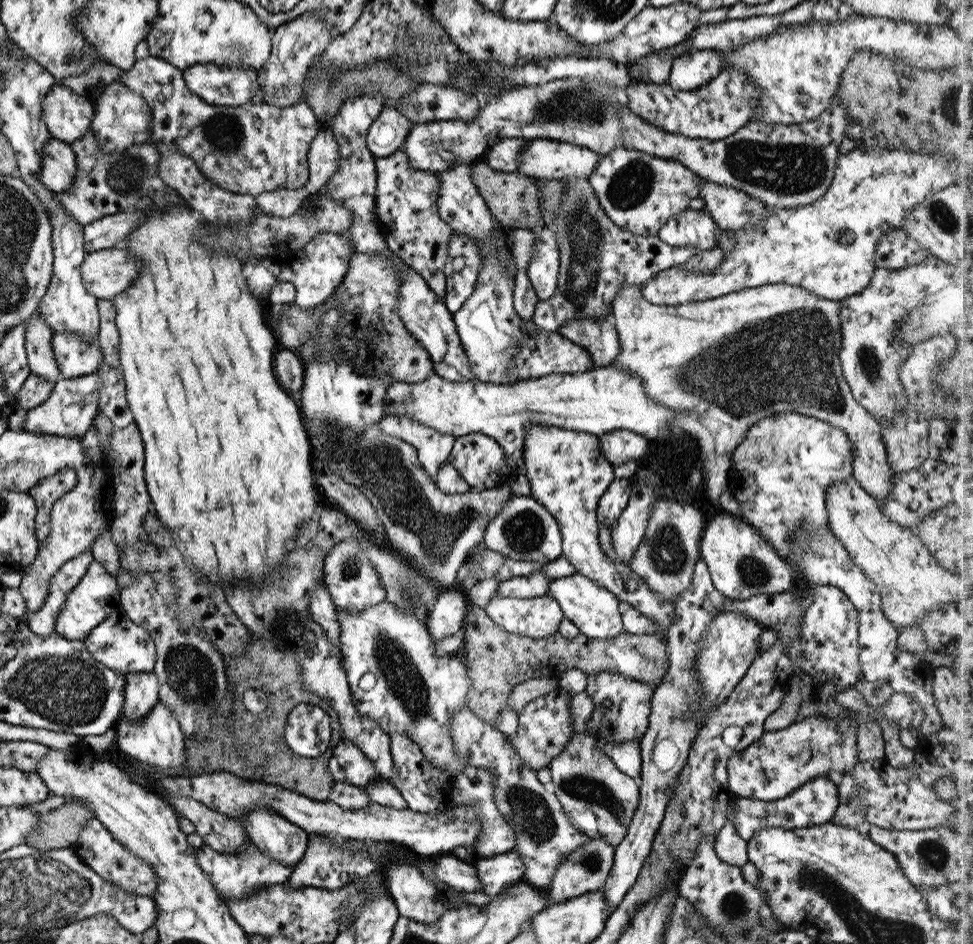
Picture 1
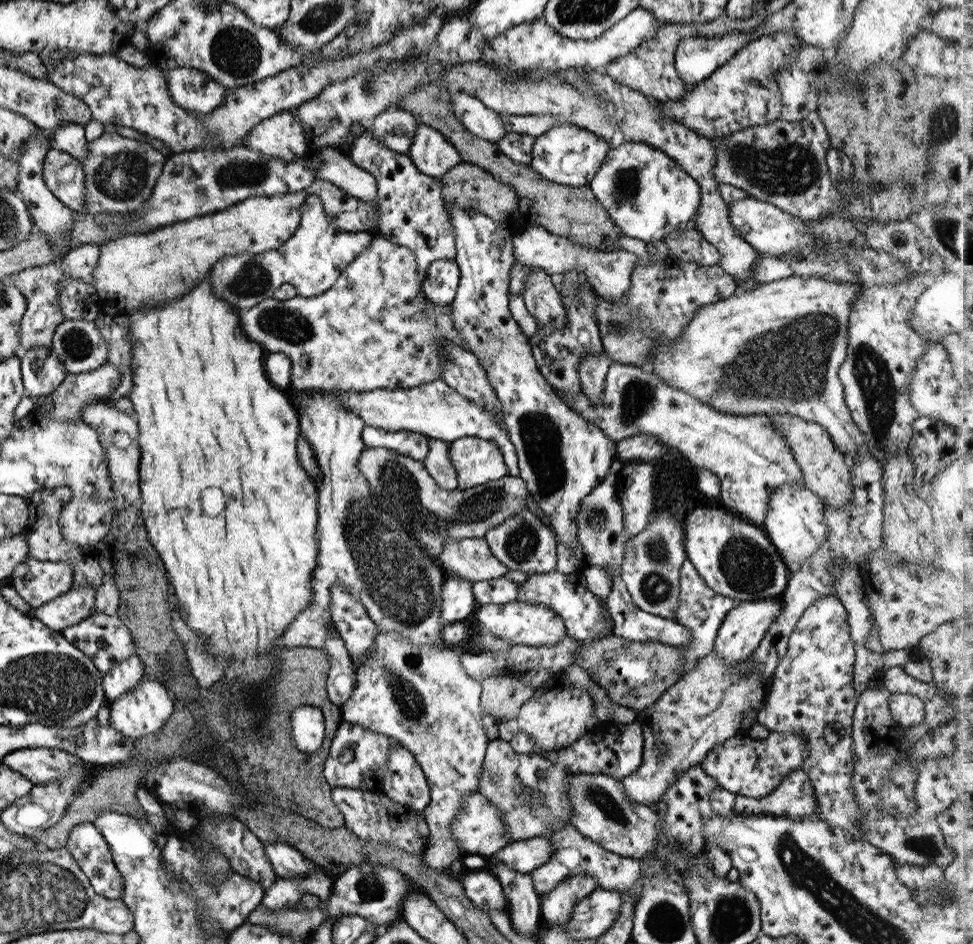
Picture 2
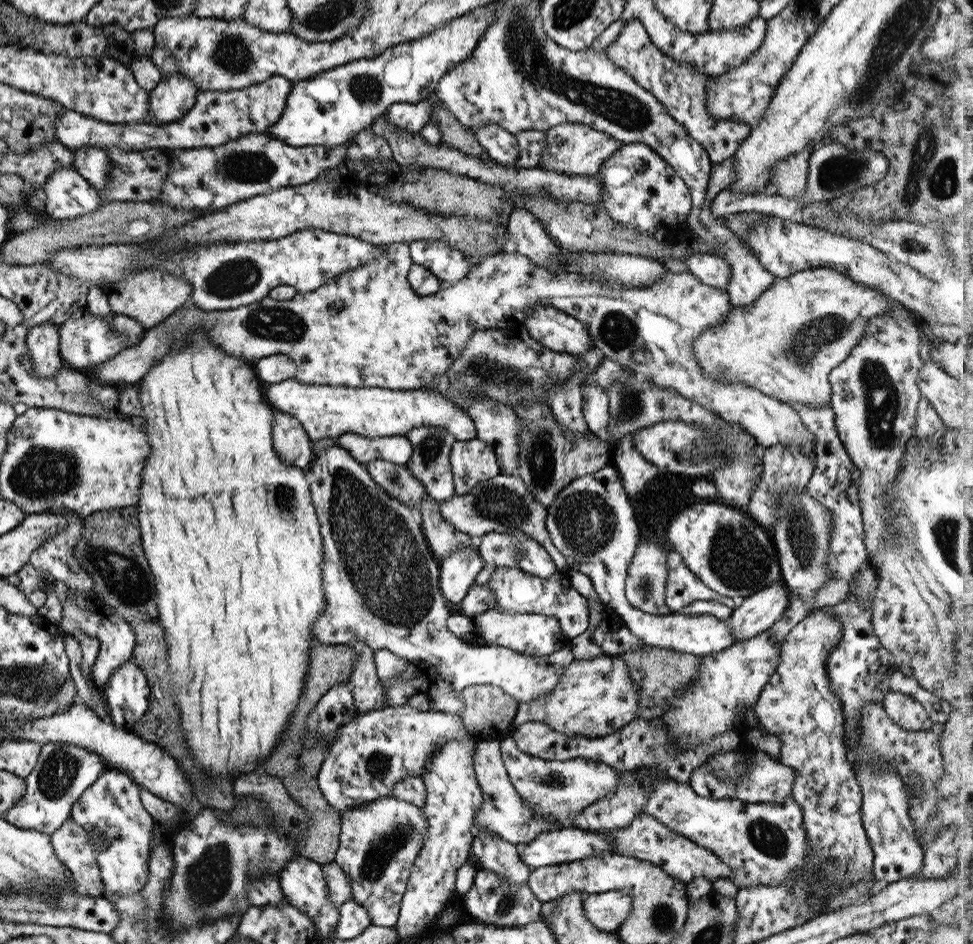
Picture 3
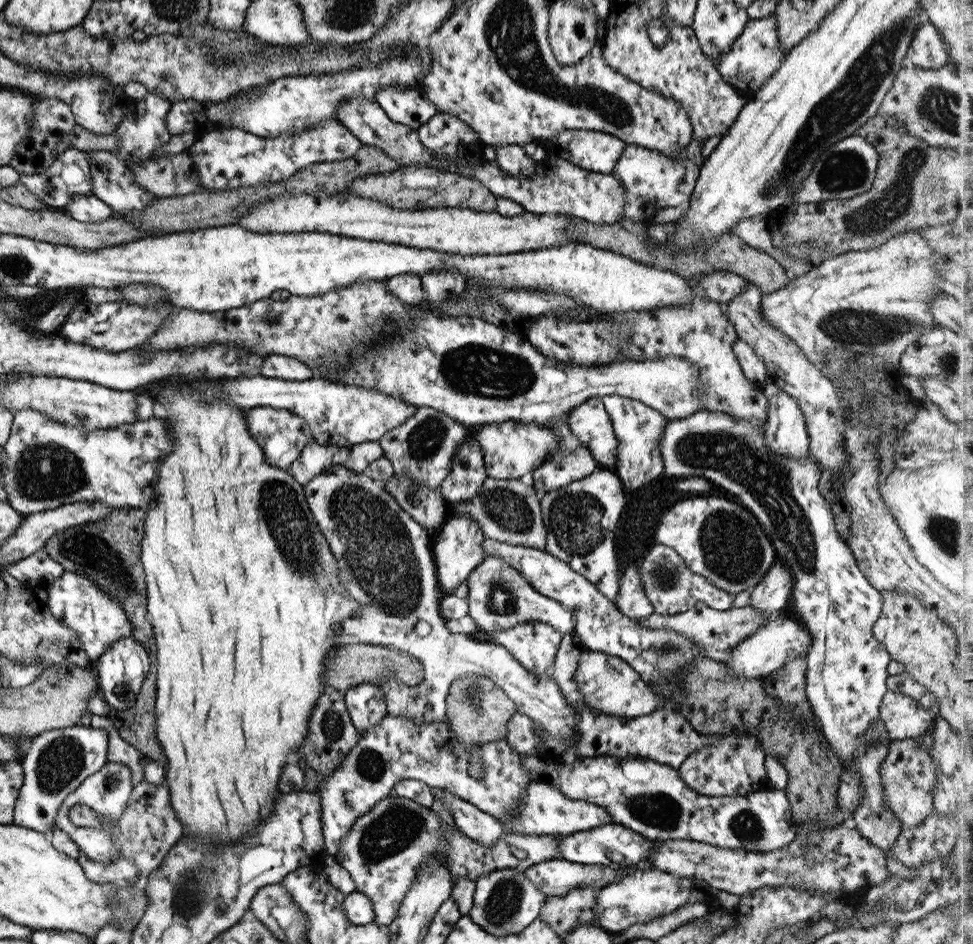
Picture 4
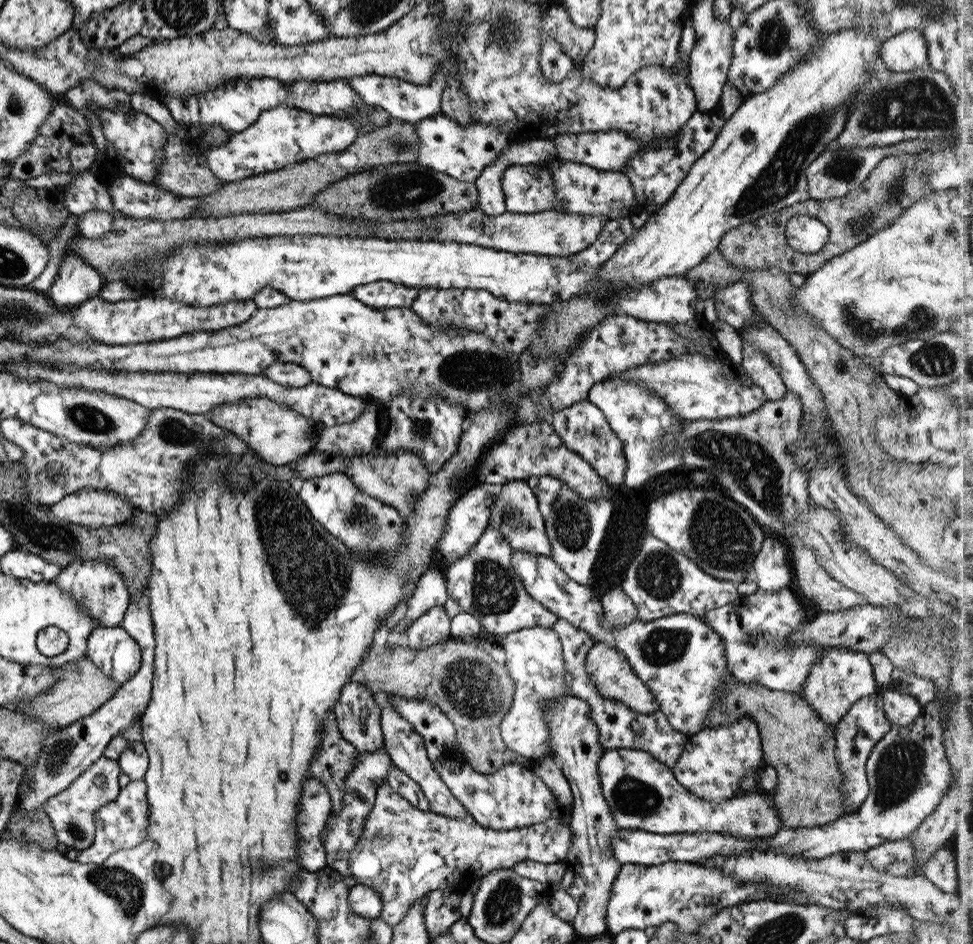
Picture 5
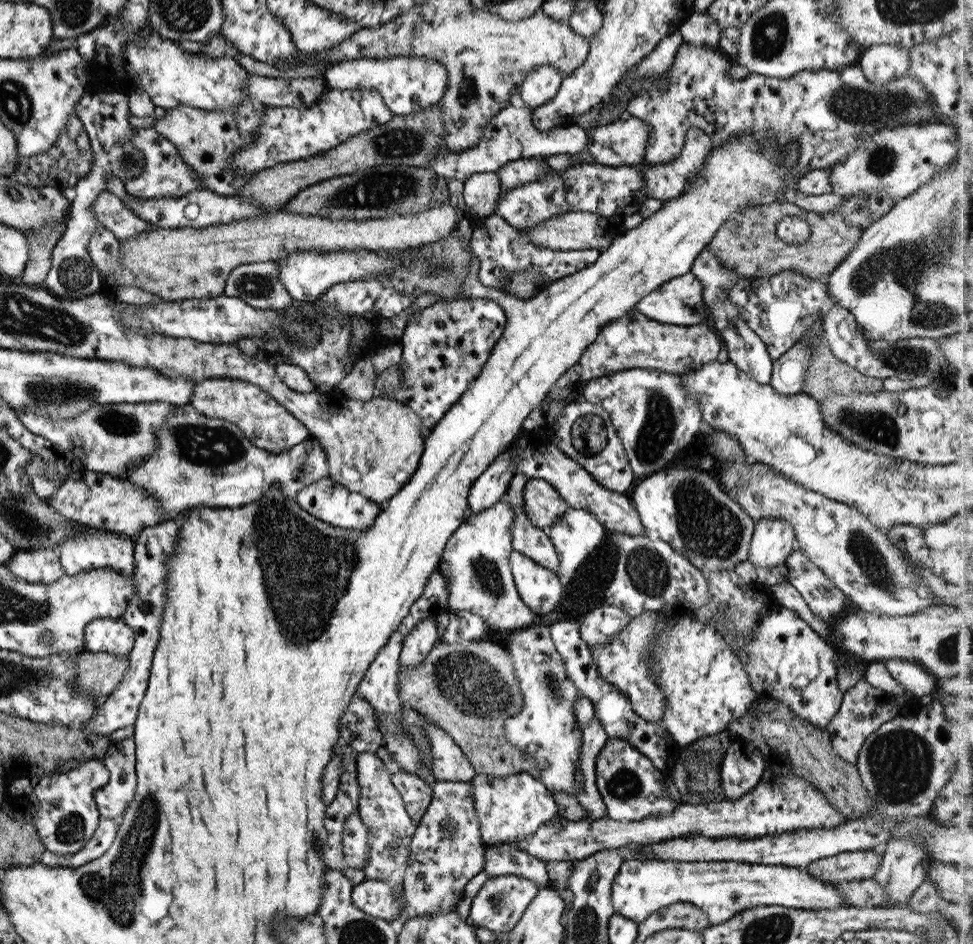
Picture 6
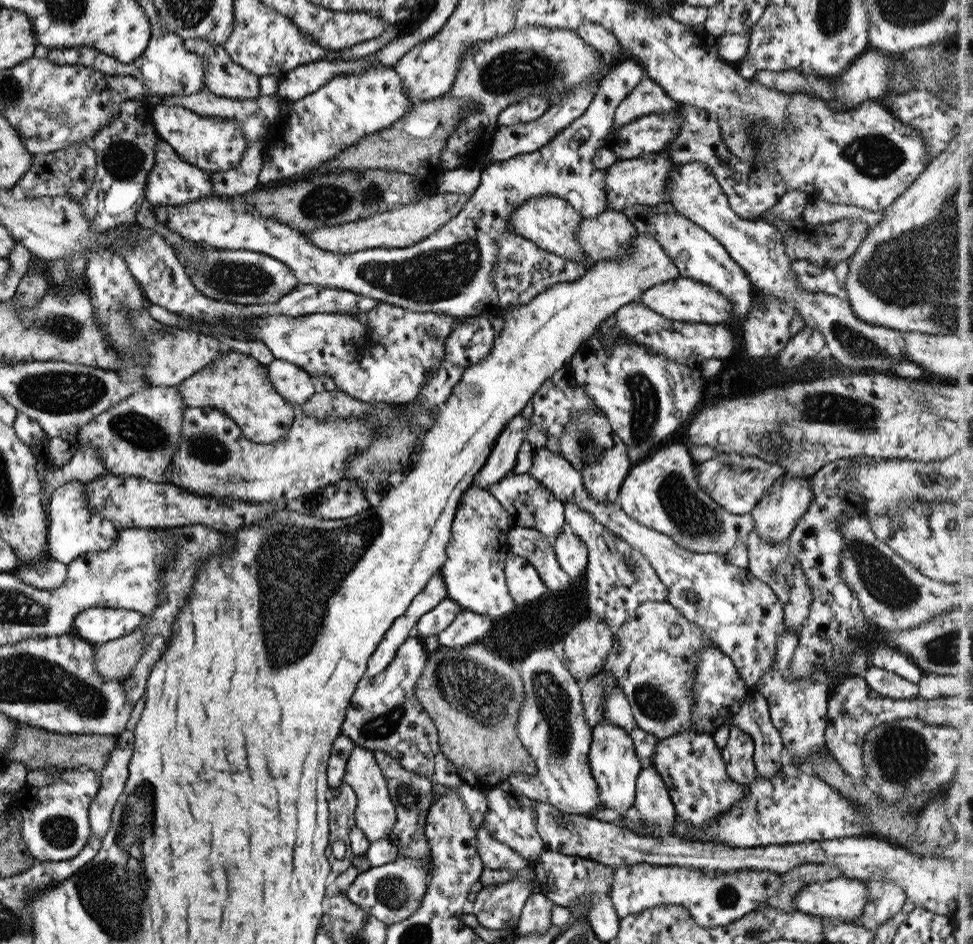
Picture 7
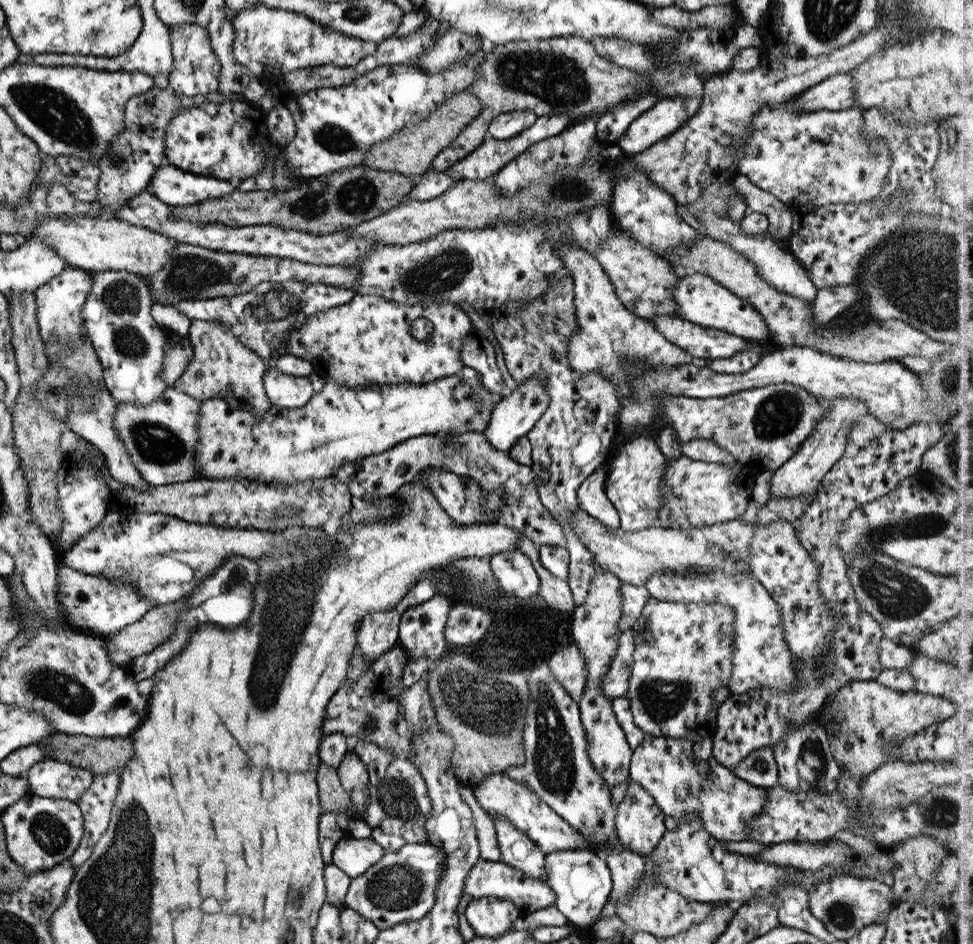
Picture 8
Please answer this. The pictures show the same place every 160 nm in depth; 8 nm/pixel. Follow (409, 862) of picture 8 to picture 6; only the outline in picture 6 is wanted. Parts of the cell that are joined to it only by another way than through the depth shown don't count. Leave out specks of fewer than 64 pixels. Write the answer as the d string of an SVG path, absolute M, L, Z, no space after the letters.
M364 878L351 889L350 899L358 909L373 918L381 918L392 924L394 918L400 914L400 910L403 910L402 919L406 919L404 900L401 898L396 901L387 881Z

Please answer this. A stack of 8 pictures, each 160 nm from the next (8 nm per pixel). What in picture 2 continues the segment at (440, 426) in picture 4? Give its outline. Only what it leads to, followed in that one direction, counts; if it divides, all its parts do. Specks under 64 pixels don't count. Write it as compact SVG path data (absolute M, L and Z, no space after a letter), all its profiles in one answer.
M434 438L428 440L428 453L422 460L428 475L443 490L456 488L456 472L448 459L448 443Z

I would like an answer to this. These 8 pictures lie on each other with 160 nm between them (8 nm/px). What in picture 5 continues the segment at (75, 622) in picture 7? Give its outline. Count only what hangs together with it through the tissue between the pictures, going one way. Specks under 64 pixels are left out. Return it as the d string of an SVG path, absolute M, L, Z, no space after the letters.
M121 626L91 630L85 648L86 657L116 682L116 690L139 668L139 646Z

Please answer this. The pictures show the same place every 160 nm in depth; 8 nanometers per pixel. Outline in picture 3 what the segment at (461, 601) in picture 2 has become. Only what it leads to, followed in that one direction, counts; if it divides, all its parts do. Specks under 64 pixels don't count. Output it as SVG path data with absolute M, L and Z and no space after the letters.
M459 545L437 563L439 590L454 613L467 590L473 586L475 576L482 569L481 557L473 549Z

